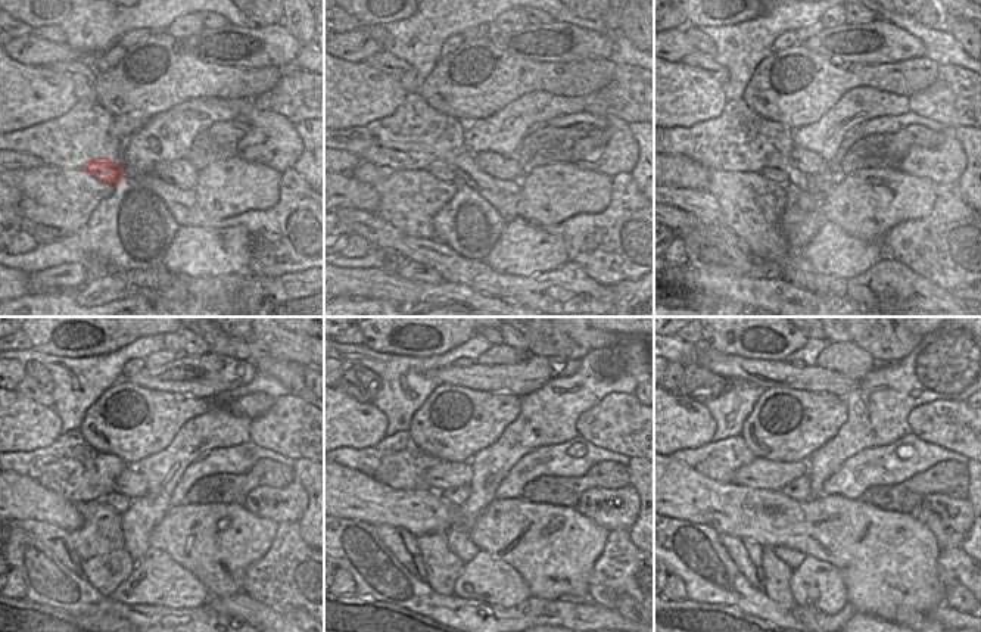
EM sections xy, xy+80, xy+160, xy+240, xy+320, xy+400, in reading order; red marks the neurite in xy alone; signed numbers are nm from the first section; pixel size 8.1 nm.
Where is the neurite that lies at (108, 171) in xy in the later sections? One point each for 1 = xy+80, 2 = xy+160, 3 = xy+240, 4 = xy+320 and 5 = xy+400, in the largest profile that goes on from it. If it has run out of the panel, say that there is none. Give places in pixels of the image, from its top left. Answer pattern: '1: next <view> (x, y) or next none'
1: next xy+80 (436, 170)
2: next xy+160 (772, 174)
3: next xy+240 (120, 503)
4: next xy+320 (457, 497)
5: next xy+400 (799, 489)

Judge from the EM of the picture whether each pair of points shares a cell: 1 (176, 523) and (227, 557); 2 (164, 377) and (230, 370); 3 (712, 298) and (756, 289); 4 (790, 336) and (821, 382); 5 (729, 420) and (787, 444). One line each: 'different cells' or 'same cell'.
1: same cell
2: same cell
3: different cells
4: different cells
5: different cells

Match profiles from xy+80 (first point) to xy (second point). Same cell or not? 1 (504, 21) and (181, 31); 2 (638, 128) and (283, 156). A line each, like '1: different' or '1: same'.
1: same
2: different

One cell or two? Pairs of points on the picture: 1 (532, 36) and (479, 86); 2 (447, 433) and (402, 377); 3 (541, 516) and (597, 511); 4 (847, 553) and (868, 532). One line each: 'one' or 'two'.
1: two
2: two
3: two
4: one

